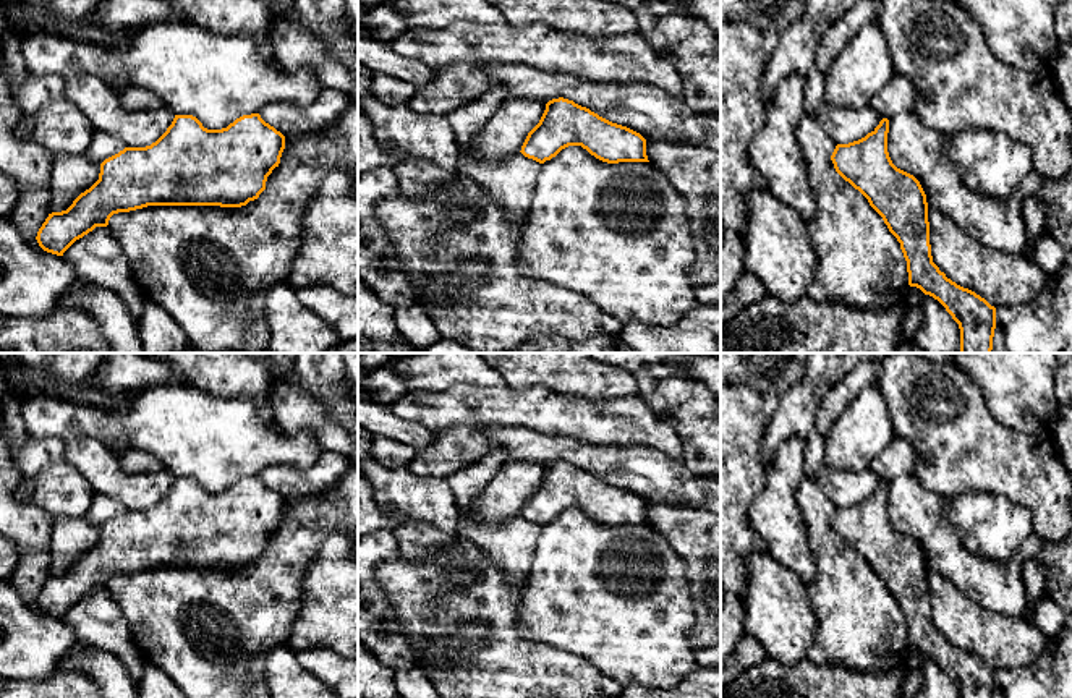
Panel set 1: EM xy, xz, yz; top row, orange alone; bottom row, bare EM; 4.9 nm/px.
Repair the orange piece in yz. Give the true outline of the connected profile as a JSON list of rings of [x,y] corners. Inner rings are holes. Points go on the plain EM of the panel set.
[[[883,481],[865,500],[837,507],[831,518],[836,534],[868,562],[900,606],[907,624],[908,648],[938,662],[959,687],[960,698],[994,698],[996,670],[975,654],[947,641],[933,625],[926,557],[913,538],[892,526],[887,515],[887,496],[889,483]]]

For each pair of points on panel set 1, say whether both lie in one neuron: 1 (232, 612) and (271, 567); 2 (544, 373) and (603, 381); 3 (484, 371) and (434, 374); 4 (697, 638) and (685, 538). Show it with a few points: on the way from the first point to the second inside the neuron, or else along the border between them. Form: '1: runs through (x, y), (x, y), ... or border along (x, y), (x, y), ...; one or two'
1: runs through (243, 601), (266, 578); one
2: runs through (559, 373), (574, 373), (588, 379); one
3: runs through (472, 371), (447, 371); one
4: runs through (703, 614), (703, 562); one

